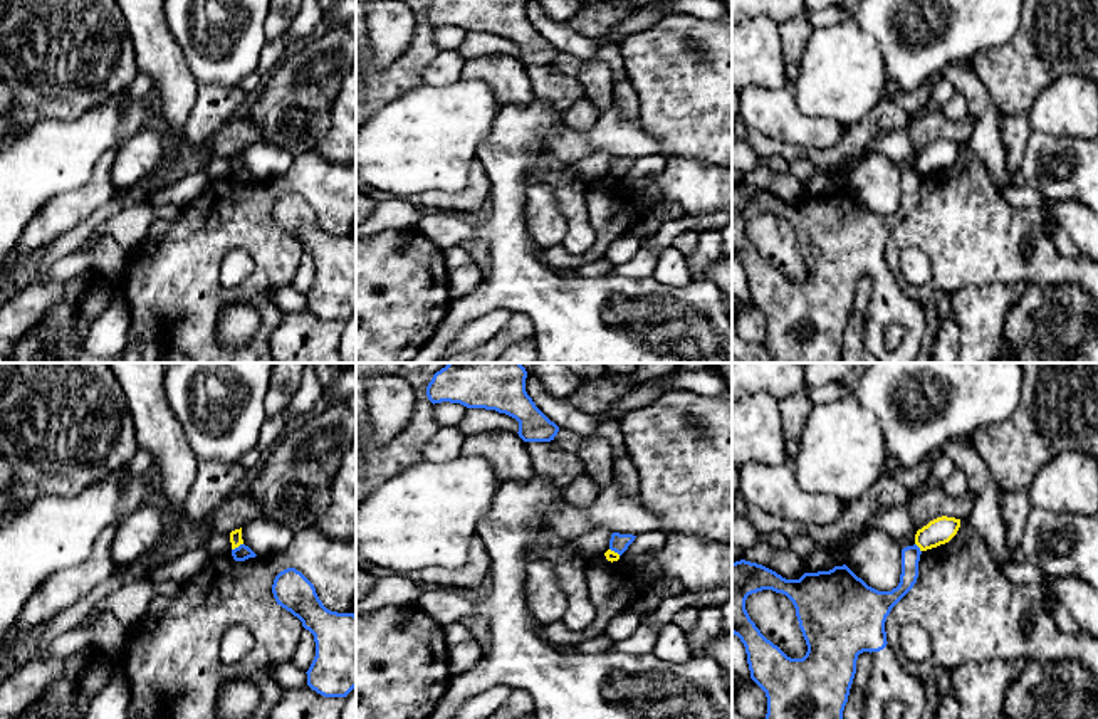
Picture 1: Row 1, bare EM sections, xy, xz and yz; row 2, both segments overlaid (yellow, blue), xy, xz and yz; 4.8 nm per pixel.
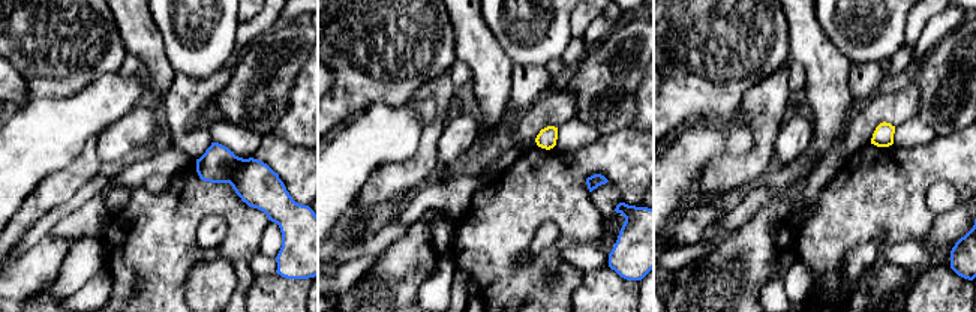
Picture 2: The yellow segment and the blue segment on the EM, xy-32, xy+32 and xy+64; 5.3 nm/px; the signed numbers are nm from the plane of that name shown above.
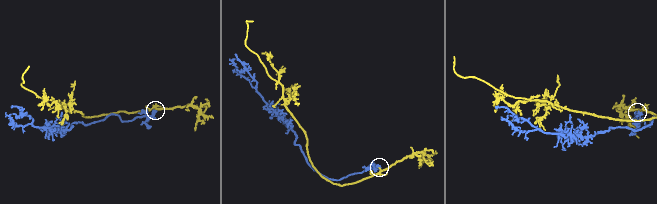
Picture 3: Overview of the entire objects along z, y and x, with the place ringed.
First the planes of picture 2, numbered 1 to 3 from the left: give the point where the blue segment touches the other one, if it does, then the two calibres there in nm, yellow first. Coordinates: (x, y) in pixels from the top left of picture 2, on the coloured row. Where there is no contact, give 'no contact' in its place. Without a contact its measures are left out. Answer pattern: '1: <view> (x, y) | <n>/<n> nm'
1: no contact
2: no contact
3: no contact

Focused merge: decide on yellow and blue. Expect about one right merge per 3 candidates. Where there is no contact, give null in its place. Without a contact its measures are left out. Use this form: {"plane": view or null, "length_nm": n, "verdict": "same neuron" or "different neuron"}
{"plane": "xy", "length_nm": 70, "verdict": "different neuron"}

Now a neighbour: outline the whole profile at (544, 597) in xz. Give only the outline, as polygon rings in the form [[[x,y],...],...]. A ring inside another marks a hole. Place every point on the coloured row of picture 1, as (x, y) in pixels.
[[[544,559],[529,561],[524,593],[527,606],[541,625],[562,620],[566,596],[556,578],[556,564]]]

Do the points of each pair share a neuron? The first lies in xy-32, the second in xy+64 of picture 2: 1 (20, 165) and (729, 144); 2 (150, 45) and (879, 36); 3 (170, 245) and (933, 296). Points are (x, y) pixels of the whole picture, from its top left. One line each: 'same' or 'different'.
1: same
2: different
3: different

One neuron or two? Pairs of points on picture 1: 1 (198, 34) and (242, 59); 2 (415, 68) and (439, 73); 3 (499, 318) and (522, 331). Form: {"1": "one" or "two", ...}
{"1": "one", "2": "two", "3": "two"}

